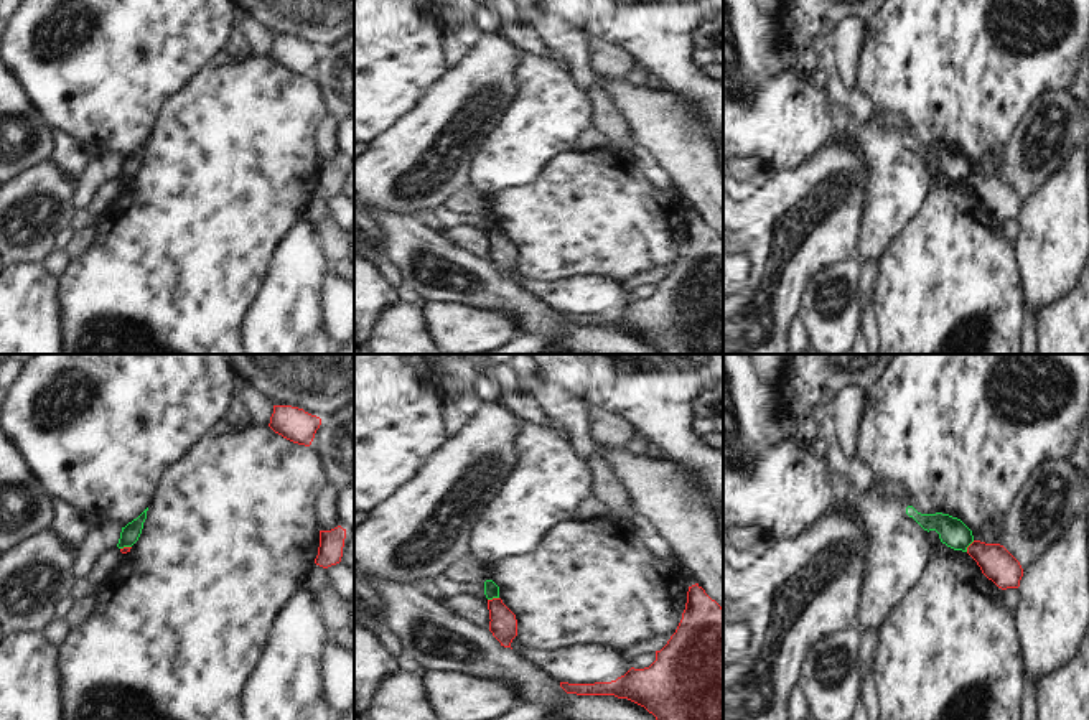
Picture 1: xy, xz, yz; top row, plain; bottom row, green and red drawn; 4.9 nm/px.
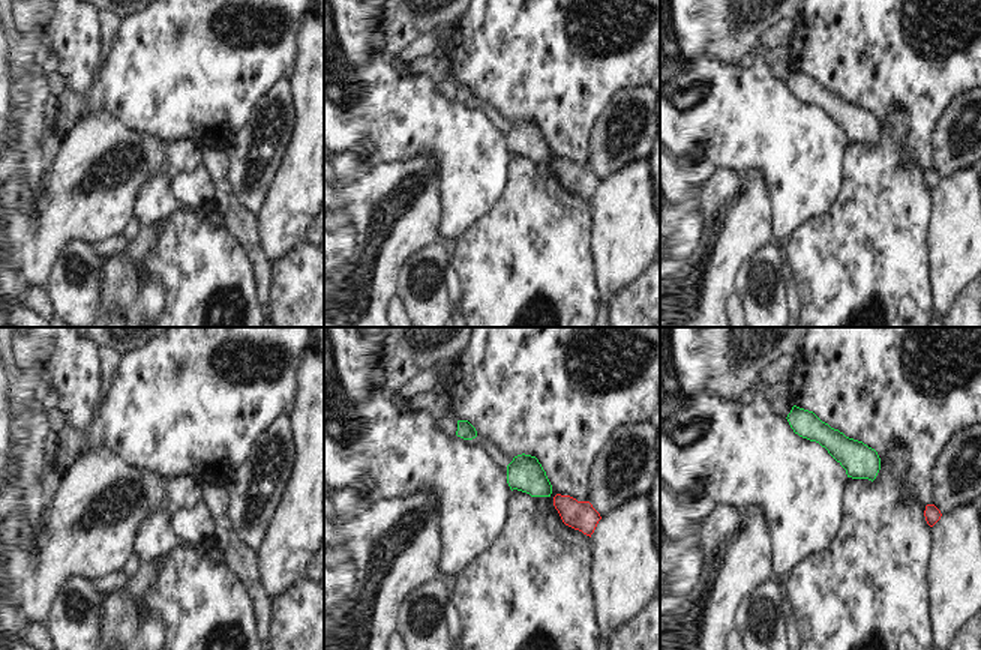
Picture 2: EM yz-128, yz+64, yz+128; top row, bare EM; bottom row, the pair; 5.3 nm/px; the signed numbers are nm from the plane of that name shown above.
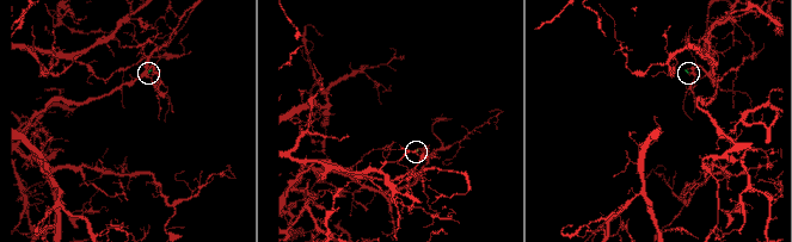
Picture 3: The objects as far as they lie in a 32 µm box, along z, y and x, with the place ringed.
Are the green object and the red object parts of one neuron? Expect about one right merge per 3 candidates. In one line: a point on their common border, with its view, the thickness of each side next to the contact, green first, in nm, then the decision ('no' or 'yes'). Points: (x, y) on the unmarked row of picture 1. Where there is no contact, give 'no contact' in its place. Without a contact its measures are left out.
contact xz (493, 228); calibres 80 and 140 nm; no

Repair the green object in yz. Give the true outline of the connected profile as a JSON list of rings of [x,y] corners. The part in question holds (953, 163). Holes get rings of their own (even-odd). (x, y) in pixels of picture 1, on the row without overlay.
[[[913,137],[906,138],[906,145],[924,161],[936,161],[941,173],[954,181],[967,183],[967,178],[974,173],[972,161],[957,148],[942,143],[921,145]]]

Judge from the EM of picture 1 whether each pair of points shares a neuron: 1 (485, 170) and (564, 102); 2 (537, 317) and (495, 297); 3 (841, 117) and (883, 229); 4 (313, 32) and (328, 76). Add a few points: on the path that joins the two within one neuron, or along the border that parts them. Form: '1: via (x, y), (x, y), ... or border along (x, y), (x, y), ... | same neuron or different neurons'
1: via (504, 160), (544, 121) | same neuron
2: via (528, 310), (513, 299), (504, 297) | same neuron
3: via (869, 145), (883, 160), (883, 201) | same neuron
4: border along (336, 42), (322, 51) | different neurons

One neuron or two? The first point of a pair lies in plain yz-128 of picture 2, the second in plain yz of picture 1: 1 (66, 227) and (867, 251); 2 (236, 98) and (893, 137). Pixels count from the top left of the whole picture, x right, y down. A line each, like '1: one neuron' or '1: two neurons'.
1: two neurons
2: two neurons

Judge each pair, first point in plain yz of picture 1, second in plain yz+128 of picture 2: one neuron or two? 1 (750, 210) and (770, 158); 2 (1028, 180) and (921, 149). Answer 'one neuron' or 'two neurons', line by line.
1: two neurons
2: two neurons

